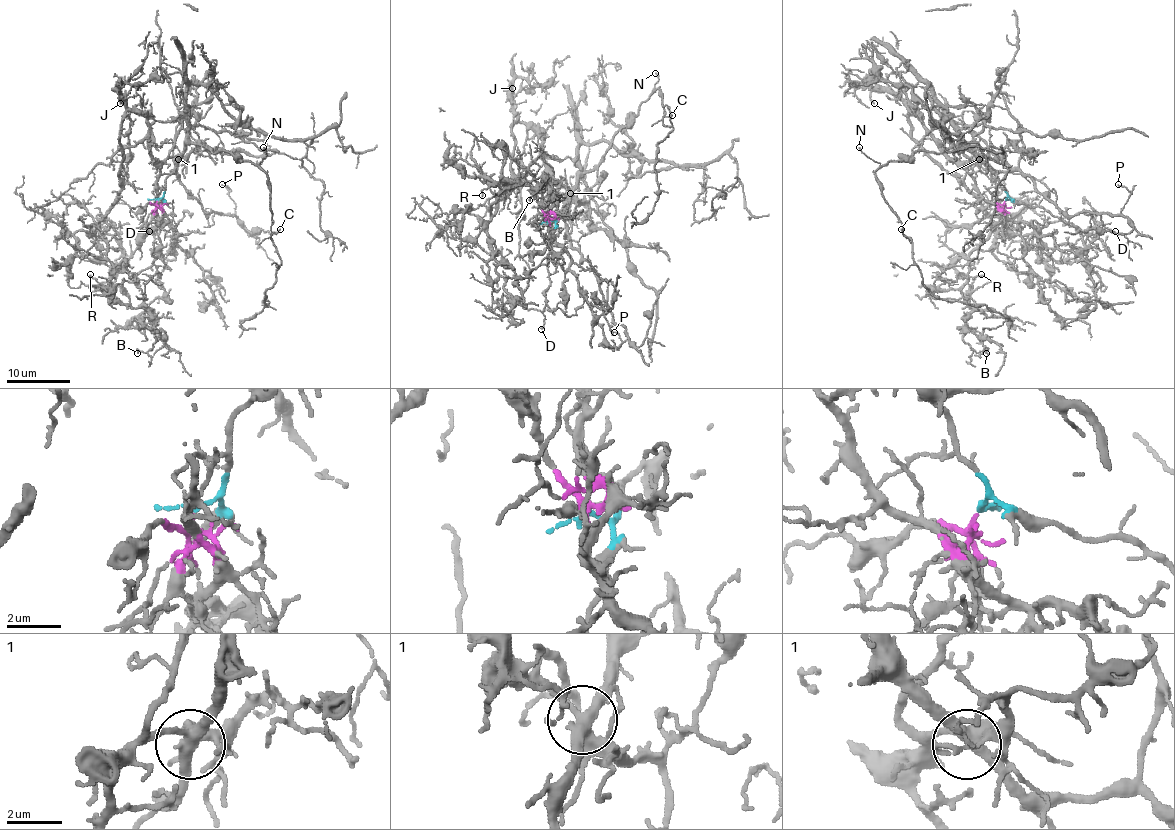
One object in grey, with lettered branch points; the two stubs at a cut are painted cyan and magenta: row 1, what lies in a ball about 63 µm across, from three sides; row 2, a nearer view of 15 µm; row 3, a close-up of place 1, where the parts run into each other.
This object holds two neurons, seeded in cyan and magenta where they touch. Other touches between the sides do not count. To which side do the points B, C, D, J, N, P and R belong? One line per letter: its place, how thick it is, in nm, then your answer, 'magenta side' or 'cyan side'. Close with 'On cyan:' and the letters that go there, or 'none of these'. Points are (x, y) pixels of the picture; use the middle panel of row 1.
B: place (529, 200); calibre 180 nm; magenta side
C: place (672, 115); calibre 80 nm; cyan side
D: place (541, 329); calibre 120 nm; cyan side
J: place (512, 88); calibre 130 nm; magenta side
N: place (655, 73); calibre 110 nm; cyan side
P: place (614, 332); calibre 130 nm; cyan side
R: place (482, 195); calibre 140 nm; magenta side
On cyan: C, D, N, P

